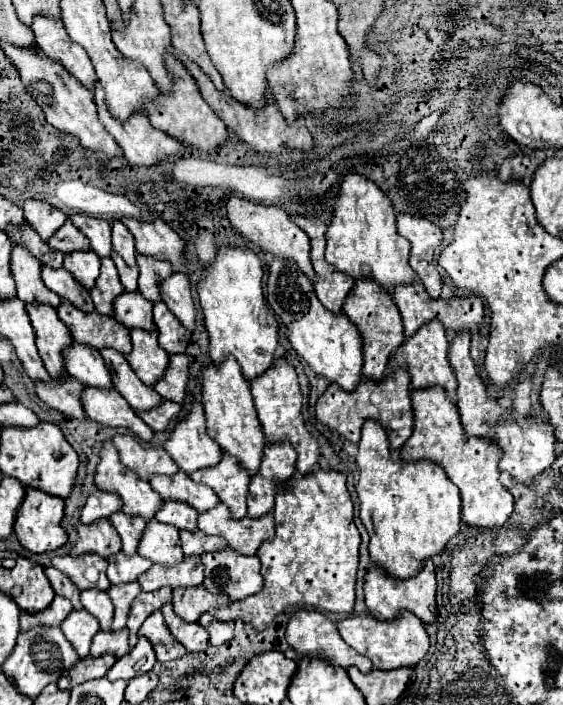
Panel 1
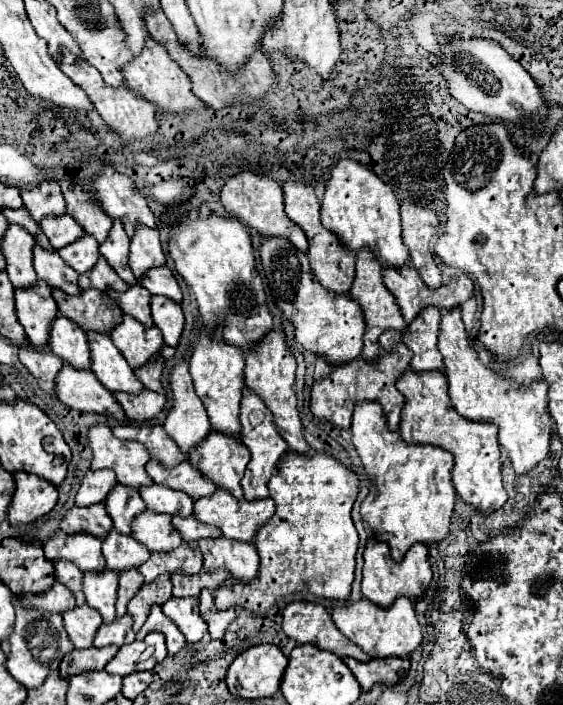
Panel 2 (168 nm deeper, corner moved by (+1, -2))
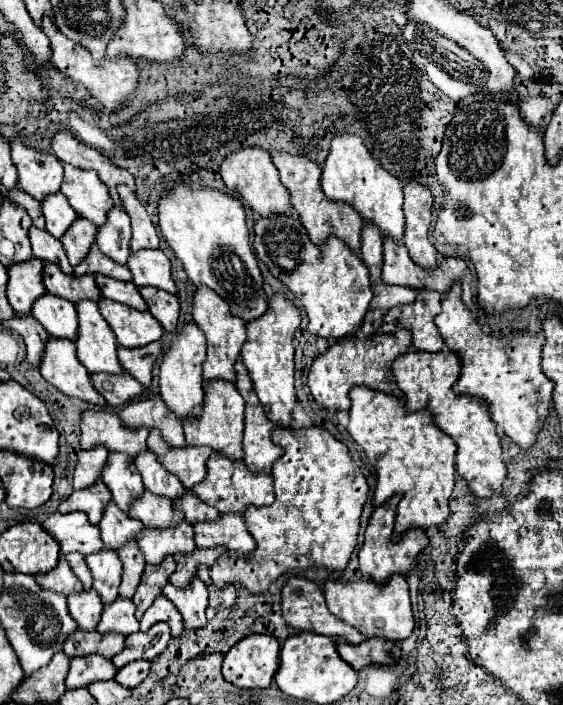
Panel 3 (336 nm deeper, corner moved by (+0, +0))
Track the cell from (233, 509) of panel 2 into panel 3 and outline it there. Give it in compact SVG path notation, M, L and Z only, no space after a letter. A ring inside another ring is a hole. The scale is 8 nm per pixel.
M213 453L207 459L207 475L205 479L193 487L193 491L209 505L217 507L219 513L243 513L249 505L271 505L273 495L273 477L267 473L253 473L245 469L245 461L231 461L221 453Z

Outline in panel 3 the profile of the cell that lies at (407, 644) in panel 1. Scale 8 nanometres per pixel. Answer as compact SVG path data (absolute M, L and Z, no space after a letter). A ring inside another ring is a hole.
M393 573L385 581L385 585L377 585L371 579L361 579L361 581L327 579L323 585L323 593L329 611L339 619L343 619L345 623L357 627L363 633L363 637L385 637L391 641L403 641L413 633L415 621L411 613L409 589L405 577L399 573Z

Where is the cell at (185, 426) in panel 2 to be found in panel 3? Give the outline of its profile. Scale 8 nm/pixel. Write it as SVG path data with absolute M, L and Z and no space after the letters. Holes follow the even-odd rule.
M185 323L183 329L179 331L177 339L171 343L171 347L165 351L161 365L159 365L159 393L165 399L165 403L169 405L169 409L173 409L173 413L177 413L177 417L181 421L185 421L189 415L199 415L201 413L201 405L203 405L203 361L205 361L205 335L203 331L195 325L195 323Z

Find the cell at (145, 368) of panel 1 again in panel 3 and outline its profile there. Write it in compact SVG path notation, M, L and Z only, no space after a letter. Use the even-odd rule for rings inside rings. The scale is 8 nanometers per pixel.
M101 299L99 311L113 329L119 345L143 347L163 335L161 323L149 311L137 311L111 299Z

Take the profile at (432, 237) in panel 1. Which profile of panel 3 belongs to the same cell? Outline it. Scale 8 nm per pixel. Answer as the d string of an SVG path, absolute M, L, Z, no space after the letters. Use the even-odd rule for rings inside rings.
M409 181L405 185L405 235L403 241L407 245L409 257L425 267L431 269L437 265L437 251L429 241L429 223L431 223L431 205L433 205L433 193L417 183Z

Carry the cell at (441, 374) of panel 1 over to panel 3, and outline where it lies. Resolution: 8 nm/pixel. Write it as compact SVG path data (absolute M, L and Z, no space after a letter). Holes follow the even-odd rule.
M417 291L417 299L411 305L399 305L385 313L383 331L409 329L413 333L413 347L419 351L441 351L443 339L433 319L441 311L441 293Z

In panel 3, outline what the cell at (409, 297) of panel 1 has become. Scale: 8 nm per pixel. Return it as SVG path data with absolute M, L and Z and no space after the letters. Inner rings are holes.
M383 239L383 281L391 285L405 285L413 289L431 289L445 293L453 279L461 279L467 263L459 257L445 257L437 267L423 269L415 265L403 241Z

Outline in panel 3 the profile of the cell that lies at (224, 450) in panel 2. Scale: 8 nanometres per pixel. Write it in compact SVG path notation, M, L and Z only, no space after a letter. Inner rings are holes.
M211 379L203 389L205 389L205 403L201 415L183 421L187 445L209 445L213 451L219 451L225 457L241 459L243 457L241 441L243 441L243 423L245 423L243 397L237 393L231 381L223 381L223 379Z

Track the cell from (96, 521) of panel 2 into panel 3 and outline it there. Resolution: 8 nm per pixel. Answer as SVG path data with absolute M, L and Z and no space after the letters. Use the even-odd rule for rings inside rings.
M99 479L87 489L75 489L67 501L59 505L61 513L71 513L71 511L83 511L89 515L89 521L97 525L103 517L103 507L109 503L111 493L107 485Z

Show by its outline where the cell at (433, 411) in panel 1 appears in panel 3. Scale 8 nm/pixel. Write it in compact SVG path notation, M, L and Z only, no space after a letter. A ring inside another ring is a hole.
M409 347L409 353L397 357L393 361L393 375L397 379L397 387L405 393L407 409L417 411L427 407L435 423L453 437L457 443L457 473L469 483L469 489L477 497L495 497L501 495L501 483L507 475L505 463L501 461L501 445L495 433L495 423L491 419L489 407L479 397L457 395L453 393L453 385L461 375L461 359L453 351L437 351L427 353L415 347Z

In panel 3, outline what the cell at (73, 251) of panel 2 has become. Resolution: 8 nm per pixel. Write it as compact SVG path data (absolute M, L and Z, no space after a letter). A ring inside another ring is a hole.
M77 217L69 227L69 231L65 231L65 235L61 237L61 243L67 251L71 267L75 267L85 259L89 247L95 243L95 233L97 233L97 225L89 223L83 217Z

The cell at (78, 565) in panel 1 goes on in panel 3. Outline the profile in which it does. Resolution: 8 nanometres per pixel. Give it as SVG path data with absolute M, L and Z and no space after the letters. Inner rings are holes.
M55 511L43 521L43 527L59 541L63 555L71 551L89 555L97 553L97 549L103 549L99 527L91 525L83 511L71 511L65 515Z

